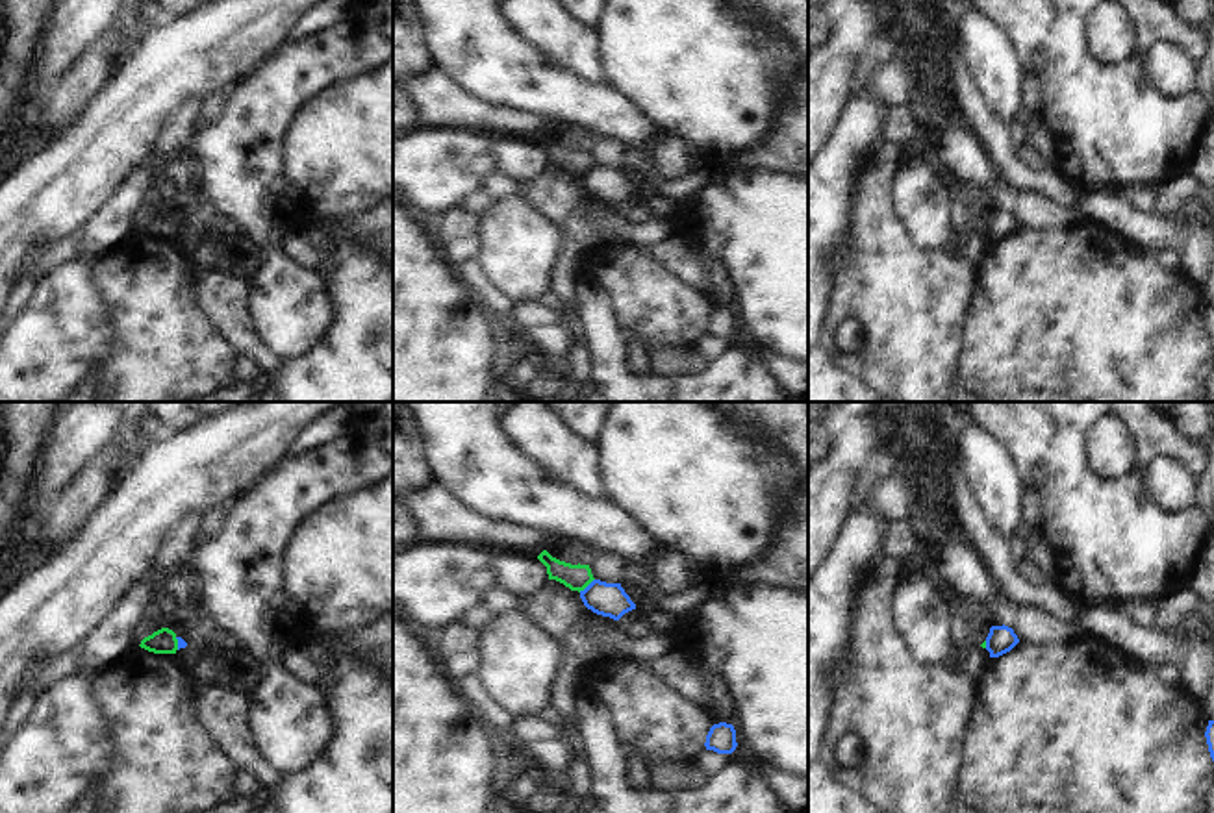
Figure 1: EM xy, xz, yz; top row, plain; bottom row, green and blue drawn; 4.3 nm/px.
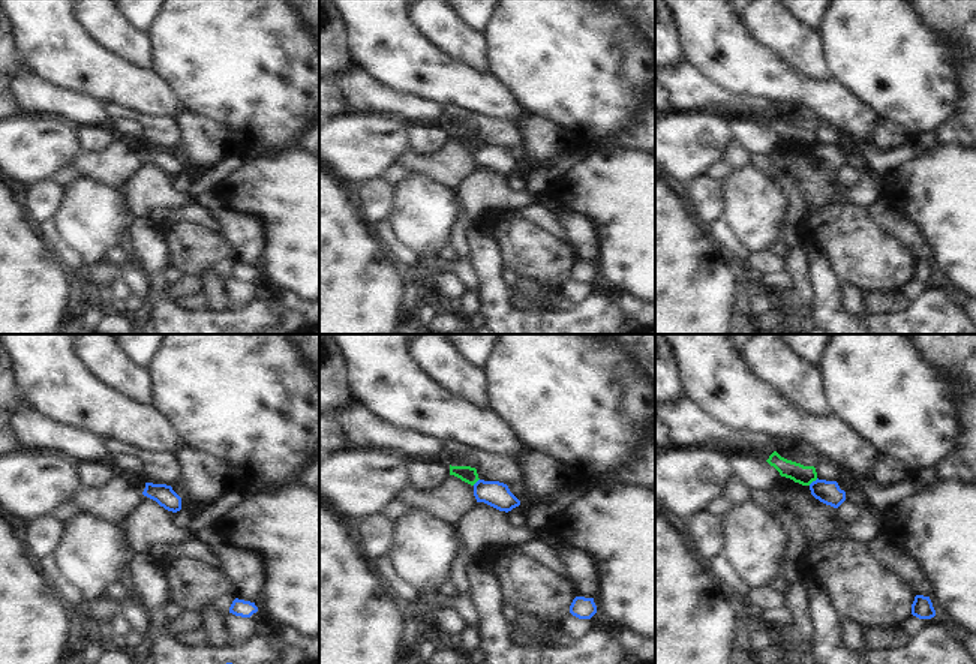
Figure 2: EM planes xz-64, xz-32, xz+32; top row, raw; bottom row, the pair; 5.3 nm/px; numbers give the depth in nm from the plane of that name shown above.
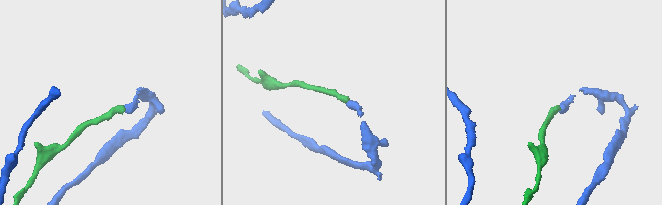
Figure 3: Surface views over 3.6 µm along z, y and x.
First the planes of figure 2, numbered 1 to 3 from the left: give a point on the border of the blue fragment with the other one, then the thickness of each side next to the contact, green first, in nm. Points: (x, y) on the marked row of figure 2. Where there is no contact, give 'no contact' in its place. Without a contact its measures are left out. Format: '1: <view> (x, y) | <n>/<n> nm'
1: no contact
2: xz-32 (476, 481) | 90/140 nm
3: xz+32 (813, 480) | 100/130 nm

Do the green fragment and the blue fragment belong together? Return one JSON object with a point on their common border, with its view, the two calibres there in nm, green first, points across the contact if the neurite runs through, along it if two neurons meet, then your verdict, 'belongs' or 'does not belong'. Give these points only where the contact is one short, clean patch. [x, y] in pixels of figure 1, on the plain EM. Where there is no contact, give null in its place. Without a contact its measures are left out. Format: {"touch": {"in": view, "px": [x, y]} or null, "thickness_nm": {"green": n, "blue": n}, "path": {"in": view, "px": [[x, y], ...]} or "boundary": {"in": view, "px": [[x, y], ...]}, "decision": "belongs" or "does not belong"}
{"touch": {"in": "xz", "px": [586, 171]}, "thickness_nm": {"green": 110, "blue": 140}, "boundary": {"in": "xz", "px": [[594, 163], [579, 176]]}, "decision": "does not belong"}

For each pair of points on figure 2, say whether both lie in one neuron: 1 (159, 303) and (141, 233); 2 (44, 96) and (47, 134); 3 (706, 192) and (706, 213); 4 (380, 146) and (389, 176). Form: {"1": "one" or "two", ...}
{"1": "one", "2": "two", "3": "one", "4": "two"}

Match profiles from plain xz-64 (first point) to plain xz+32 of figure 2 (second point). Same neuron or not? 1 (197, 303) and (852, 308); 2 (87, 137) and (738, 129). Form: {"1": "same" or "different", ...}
{"1": "same", "2": "same"}

